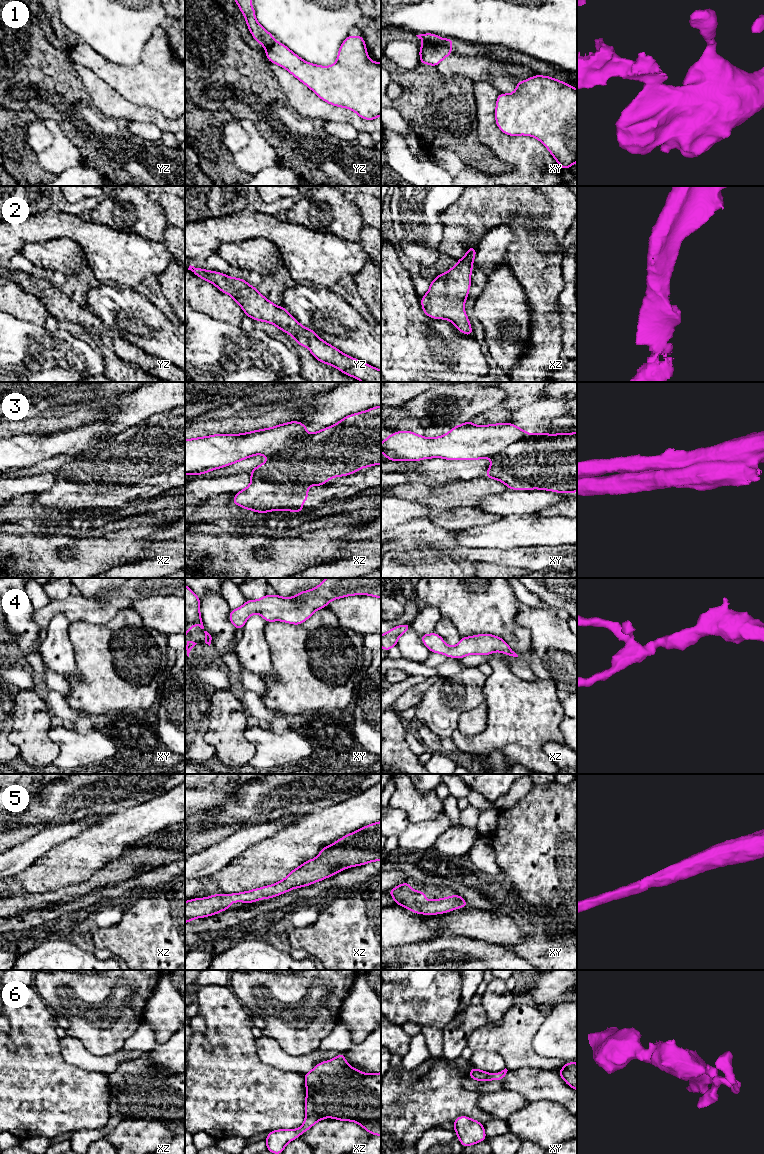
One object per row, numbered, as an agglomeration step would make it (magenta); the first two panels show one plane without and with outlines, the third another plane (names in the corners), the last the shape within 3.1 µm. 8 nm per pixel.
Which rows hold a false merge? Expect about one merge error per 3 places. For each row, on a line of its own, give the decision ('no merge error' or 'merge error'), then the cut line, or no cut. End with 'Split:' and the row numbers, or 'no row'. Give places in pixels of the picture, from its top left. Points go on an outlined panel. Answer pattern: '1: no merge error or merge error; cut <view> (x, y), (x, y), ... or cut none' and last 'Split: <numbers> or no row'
1: merge error; cut xy (424, 41), (442, 42), (449, 47)
2: no merge error; cut none
3: merge error; cut xy (533, 433), (512, 442), (492, 457)
4: no merge error; cut none
5: no merge error; cut none
6: no merge error; cut none
Split: 1, 3

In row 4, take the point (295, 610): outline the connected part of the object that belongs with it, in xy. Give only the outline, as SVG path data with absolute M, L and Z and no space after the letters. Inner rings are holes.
M327 578L317 587L297 593L295 597L284 598L278 594L266 594L259 600L247 600L241 607L231 610L229 620L236 630L242 629L247 619L256 613L260 614L267 623L279 620L300 625L316 610L327 607L330 601L352 595L371 595L381 599L381 578Z

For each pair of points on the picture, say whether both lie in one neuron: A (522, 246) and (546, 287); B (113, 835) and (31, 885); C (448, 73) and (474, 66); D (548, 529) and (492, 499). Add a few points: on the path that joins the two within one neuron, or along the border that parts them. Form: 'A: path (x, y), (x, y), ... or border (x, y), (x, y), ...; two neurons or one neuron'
A: path (532, 256), (536, 261), (540, 277); one neuron
B: path (93, 848), (74, 861), (51, 872); one neuron
C: path (454, 67), (468, 66); one neuron
D: border (534, 514), (507, 515), (502, 518); two neurons

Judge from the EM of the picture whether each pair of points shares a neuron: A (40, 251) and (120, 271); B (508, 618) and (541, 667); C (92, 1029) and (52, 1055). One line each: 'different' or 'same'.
A: different
B: different
C: different

